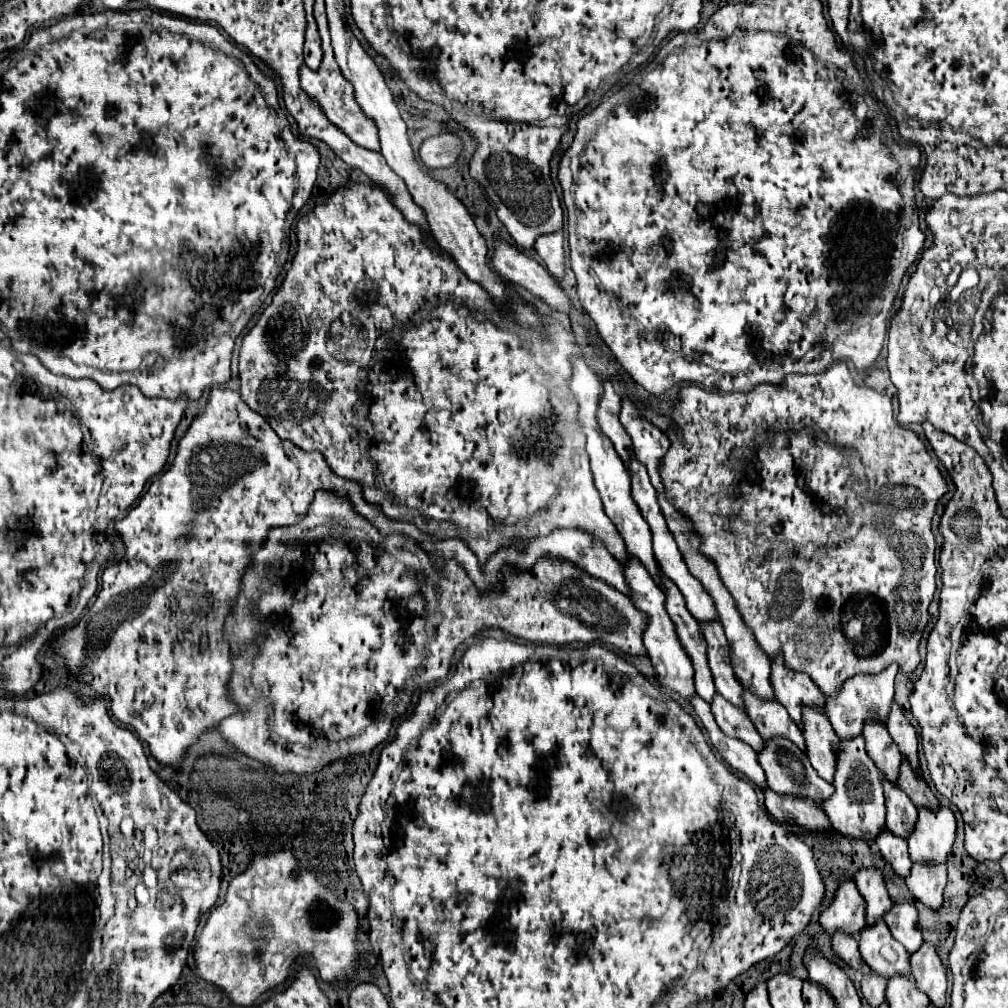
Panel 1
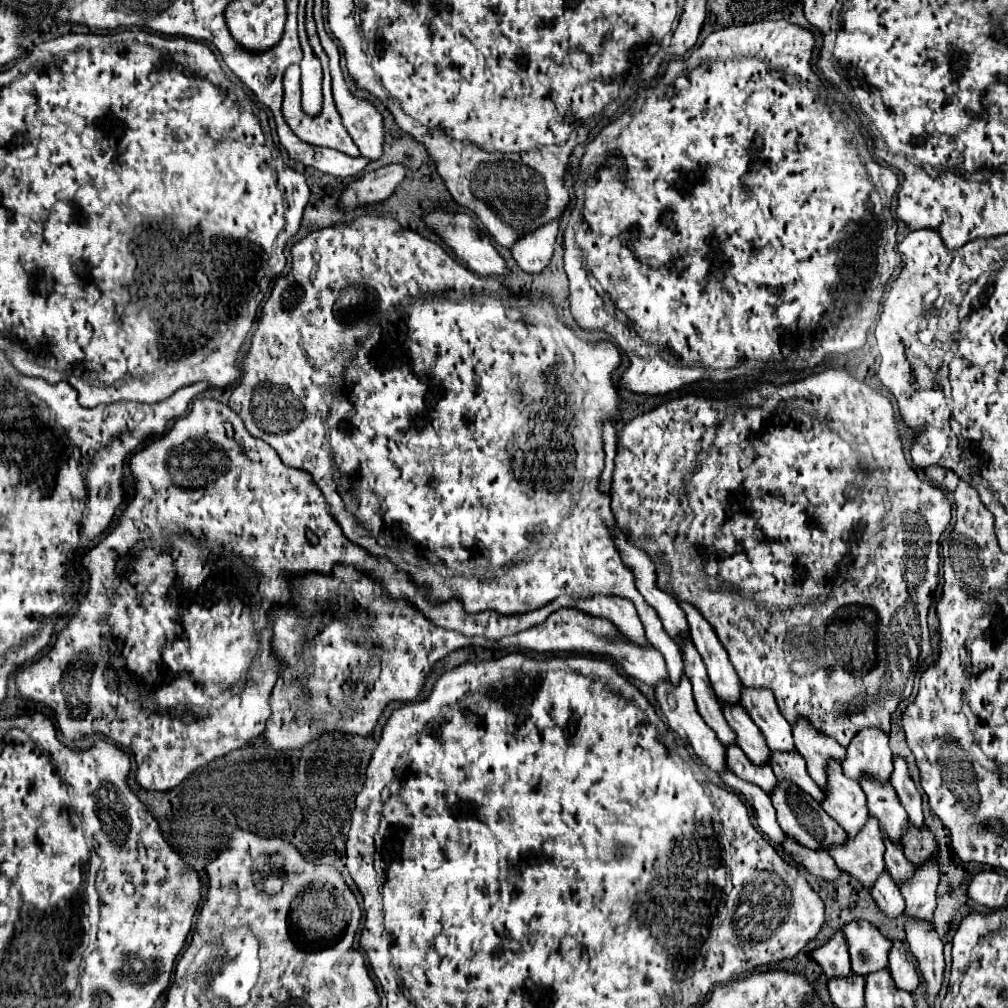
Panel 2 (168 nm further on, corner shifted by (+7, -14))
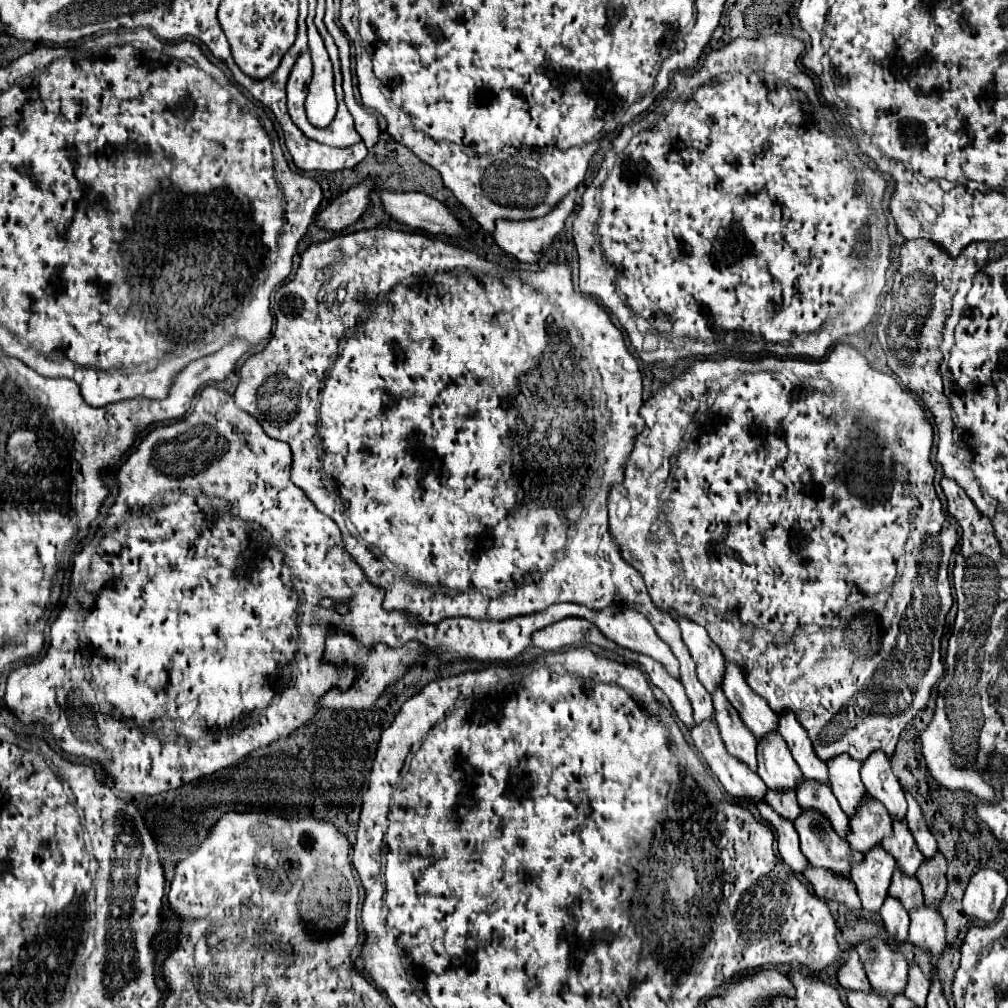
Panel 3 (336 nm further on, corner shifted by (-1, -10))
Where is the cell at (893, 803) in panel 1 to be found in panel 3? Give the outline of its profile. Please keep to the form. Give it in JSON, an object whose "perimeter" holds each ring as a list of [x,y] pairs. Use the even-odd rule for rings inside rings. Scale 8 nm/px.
{"perimeter":[[[900,867],[894,869],[890,893],[896,895],[896,899],[900,899],[908,911],[914,907],[920,907],[924,901],[920,881],[914,875],[906,875],[904,871],[900,871]]]}

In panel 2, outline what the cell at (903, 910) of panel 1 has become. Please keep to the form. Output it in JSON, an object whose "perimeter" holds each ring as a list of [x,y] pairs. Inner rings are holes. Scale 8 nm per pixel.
{"perimeter":[[[894,941],[888,959],[890,959],[888,969],[892,973],[896,987],[906,993],[916,991],[920,987],[920,977],[918,977],[916,965],[914,965],[914,959],[912,959],[908,947],[902,941]]]}

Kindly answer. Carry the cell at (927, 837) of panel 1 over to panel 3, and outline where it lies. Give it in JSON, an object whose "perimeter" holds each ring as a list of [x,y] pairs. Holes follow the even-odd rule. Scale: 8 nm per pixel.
{"perimeter":[[[916,907],[910,913],[910,935],[908,939],[922,947],[932,951],[934,957],[940,957],[946,939],[944,939],[944,919],[936,907]]]}

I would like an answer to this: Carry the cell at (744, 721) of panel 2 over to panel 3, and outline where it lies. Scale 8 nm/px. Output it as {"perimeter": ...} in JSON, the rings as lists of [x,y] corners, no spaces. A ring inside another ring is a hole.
{"perimeter":[[[776,731],[758,739],[758,775],[768,787],[796,787],[802,779],[786,741]]]}

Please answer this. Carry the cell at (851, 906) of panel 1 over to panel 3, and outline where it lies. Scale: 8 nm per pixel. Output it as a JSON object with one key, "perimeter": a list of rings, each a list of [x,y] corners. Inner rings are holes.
{"perimeter":[[[850,947],[850,957],[848,961],[838,969],[838,983],[844,987],[844,989],[860,989],[860,991],[870,991],[870,983],[868,983],[868,977],[864,975],[864,969],[862,969],[862,963],[856,955],[856,951]]]}

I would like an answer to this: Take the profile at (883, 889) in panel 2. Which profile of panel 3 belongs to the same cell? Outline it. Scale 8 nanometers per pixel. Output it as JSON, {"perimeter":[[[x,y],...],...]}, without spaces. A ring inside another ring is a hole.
{"perimeter":[[[888,895],[882,909],[880,909],[880,917],[884,921],[886,931],[890,933],[890,939],[898,939],[904,941],[908,937],[908,911],[904,909],[904,905],[900,903],[900,899]]]}

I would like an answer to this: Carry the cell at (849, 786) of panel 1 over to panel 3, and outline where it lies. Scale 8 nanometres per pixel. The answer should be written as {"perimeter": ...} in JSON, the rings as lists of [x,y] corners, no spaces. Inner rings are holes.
{"perimeter":[[[876,845],[864,853],[864,859],[856,865],[852,865],[850,877],[858,889],[858,895],[862,899],[862,907],[866,911],[880,911],[888,887],[890,887],[890,877],[894,871],[896,861],[888,851],[882,849],[882,845]]]}

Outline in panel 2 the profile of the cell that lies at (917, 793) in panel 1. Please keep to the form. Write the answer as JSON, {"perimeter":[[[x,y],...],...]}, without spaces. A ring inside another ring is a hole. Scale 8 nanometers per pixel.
{"perimeter":[[[908,825],[904,831],[904,855],[908,855],[908,861],[914,867],[922,867],[932,855],[936,853],[936,841],[928,827],[916,829],[914,825]]]}

